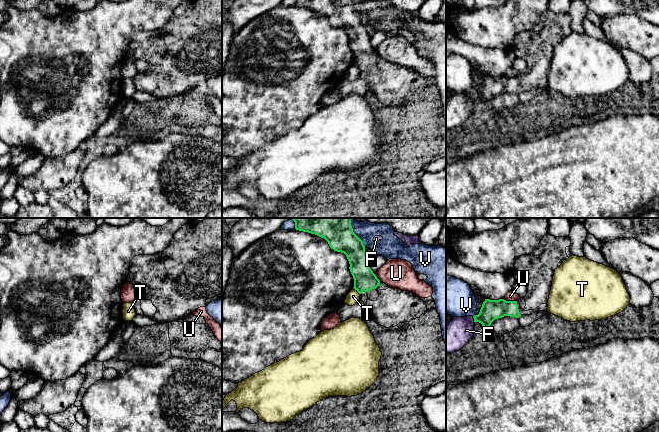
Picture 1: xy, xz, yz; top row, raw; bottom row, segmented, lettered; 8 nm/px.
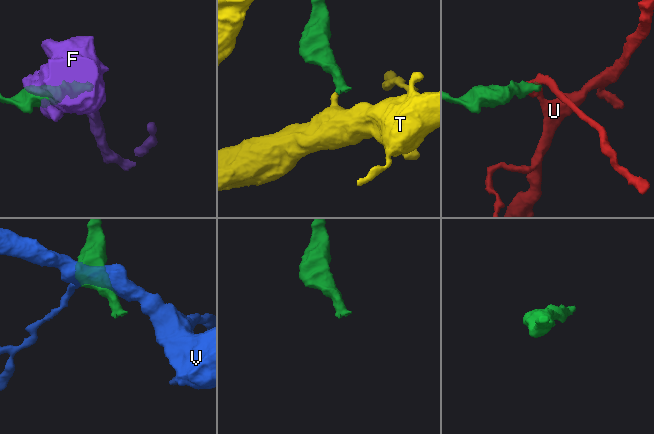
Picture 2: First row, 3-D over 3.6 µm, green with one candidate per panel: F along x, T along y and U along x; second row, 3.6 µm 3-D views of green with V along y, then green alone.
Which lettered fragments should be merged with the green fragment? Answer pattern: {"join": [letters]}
{"join": []}

